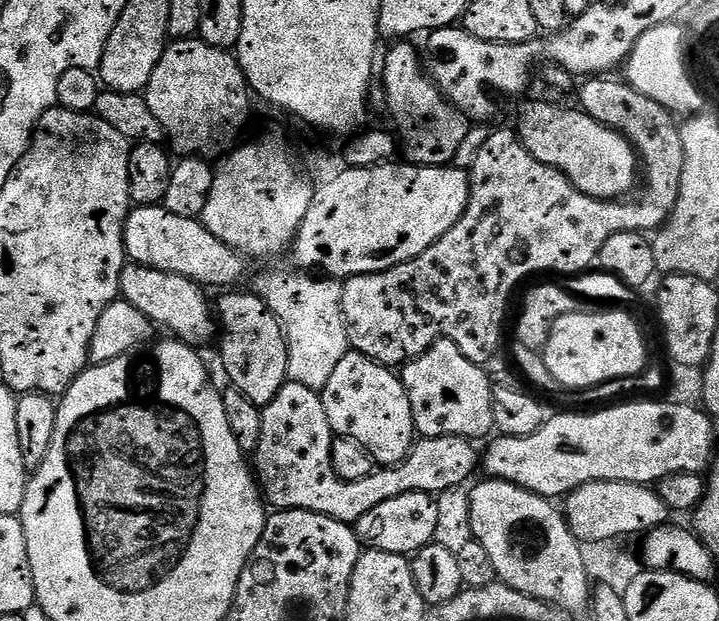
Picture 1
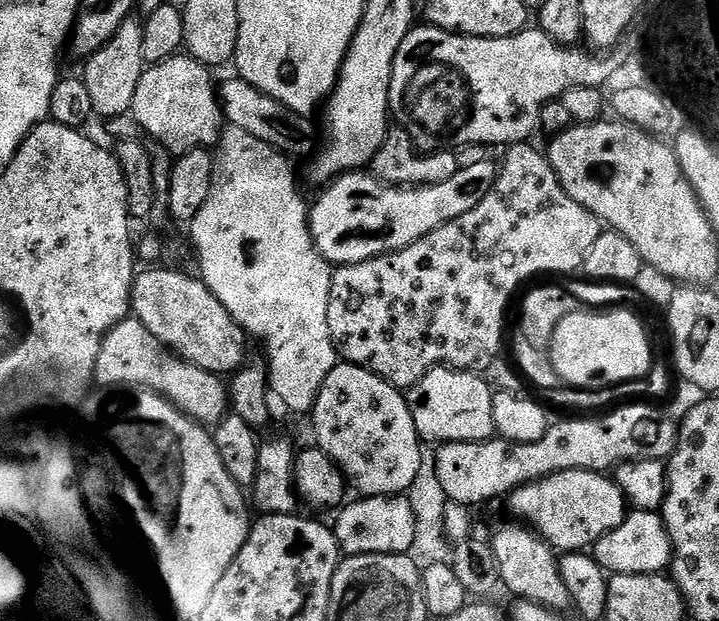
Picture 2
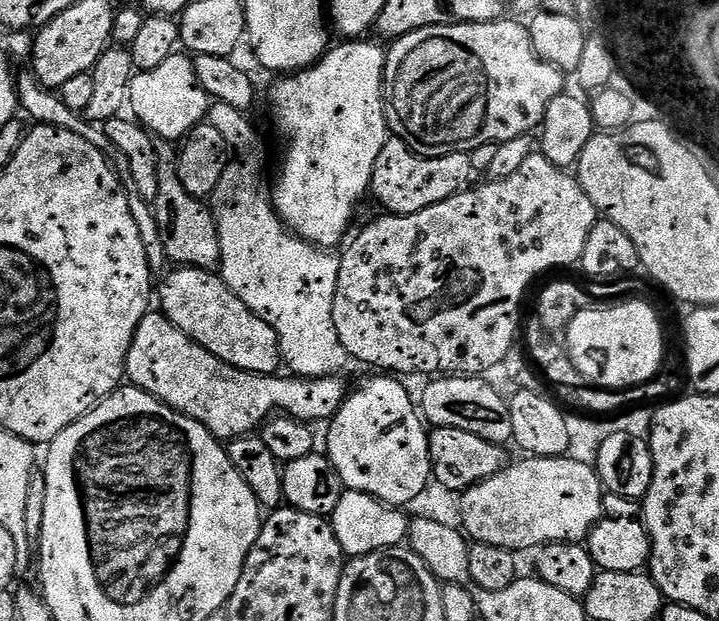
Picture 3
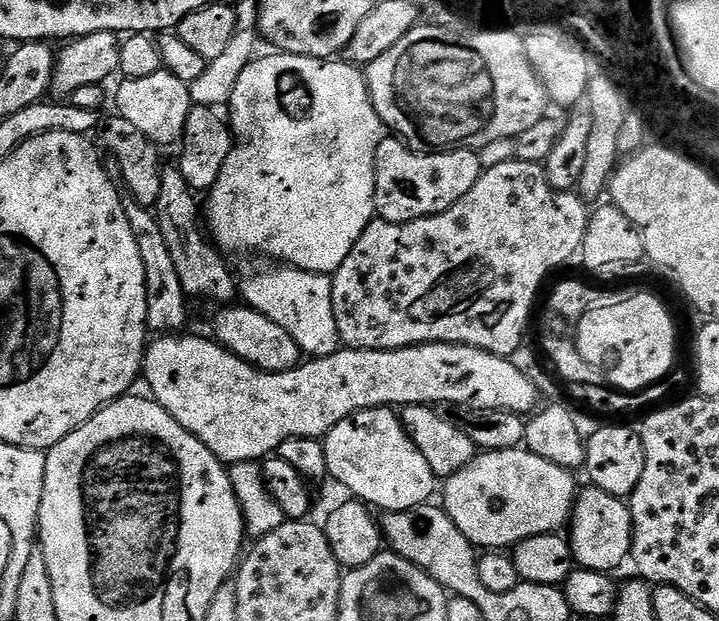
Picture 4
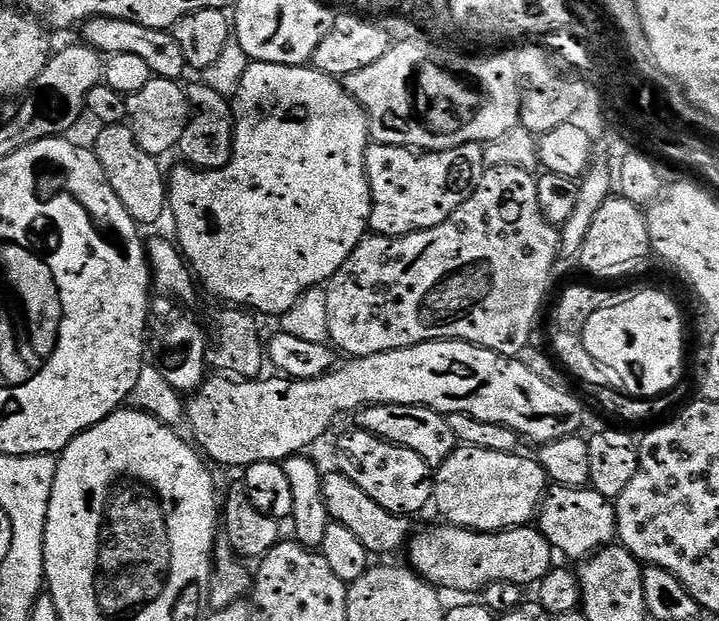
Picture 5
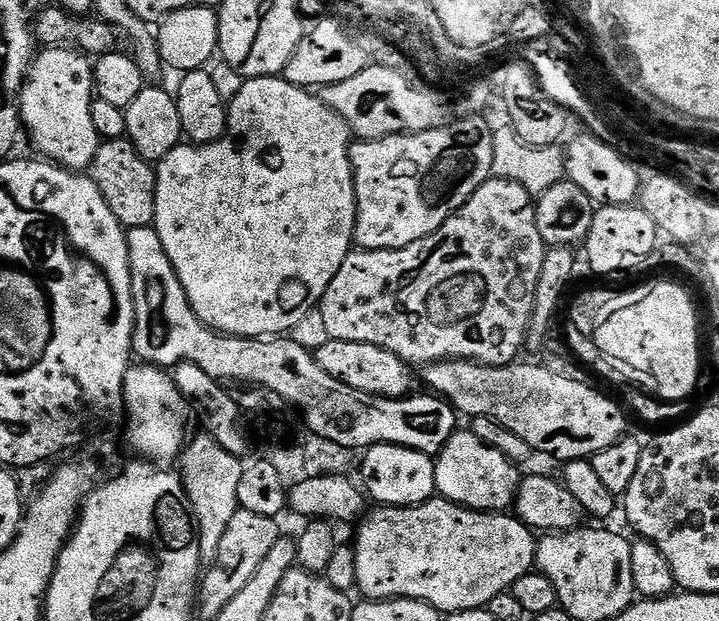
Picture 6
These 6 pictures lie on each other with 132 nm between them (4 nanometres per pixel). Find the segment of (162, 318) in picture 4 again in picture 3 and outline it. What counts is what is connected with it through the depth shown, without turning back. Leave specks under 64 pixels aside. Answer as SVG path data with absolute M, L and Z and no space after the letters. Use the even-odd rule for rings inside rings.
M24 70L21 76L19 73L17 79L17 103L21 111L23 113L26 111L33 119L33 123L58 126L60 129L67 129L72 134L76 134L80 138L85 138L86 142L90 143L90 145L94 146L98 151L103 152L107 159L111 161L112 167L117 172L117 176L127 194L131 218L137 223L138 232L142 237L142 244L146 249L148 265L151 266L151 270L154 274L163 273L165 271L164 266L166 265L167 267L168 259L166 257L165 246L163 245L157 220L154 217L153 207L149 204L149 201L144 200L142 196L138 194L137 186L135 186L133 175L130 172L130 162L128 162L126 156L110 142L110 138L105 134L103 127L88 120L88 118L84 117L81 113L70 110L65 103L61 102L59 95L56 95L47 88L42 88L35 76L28 70Z

